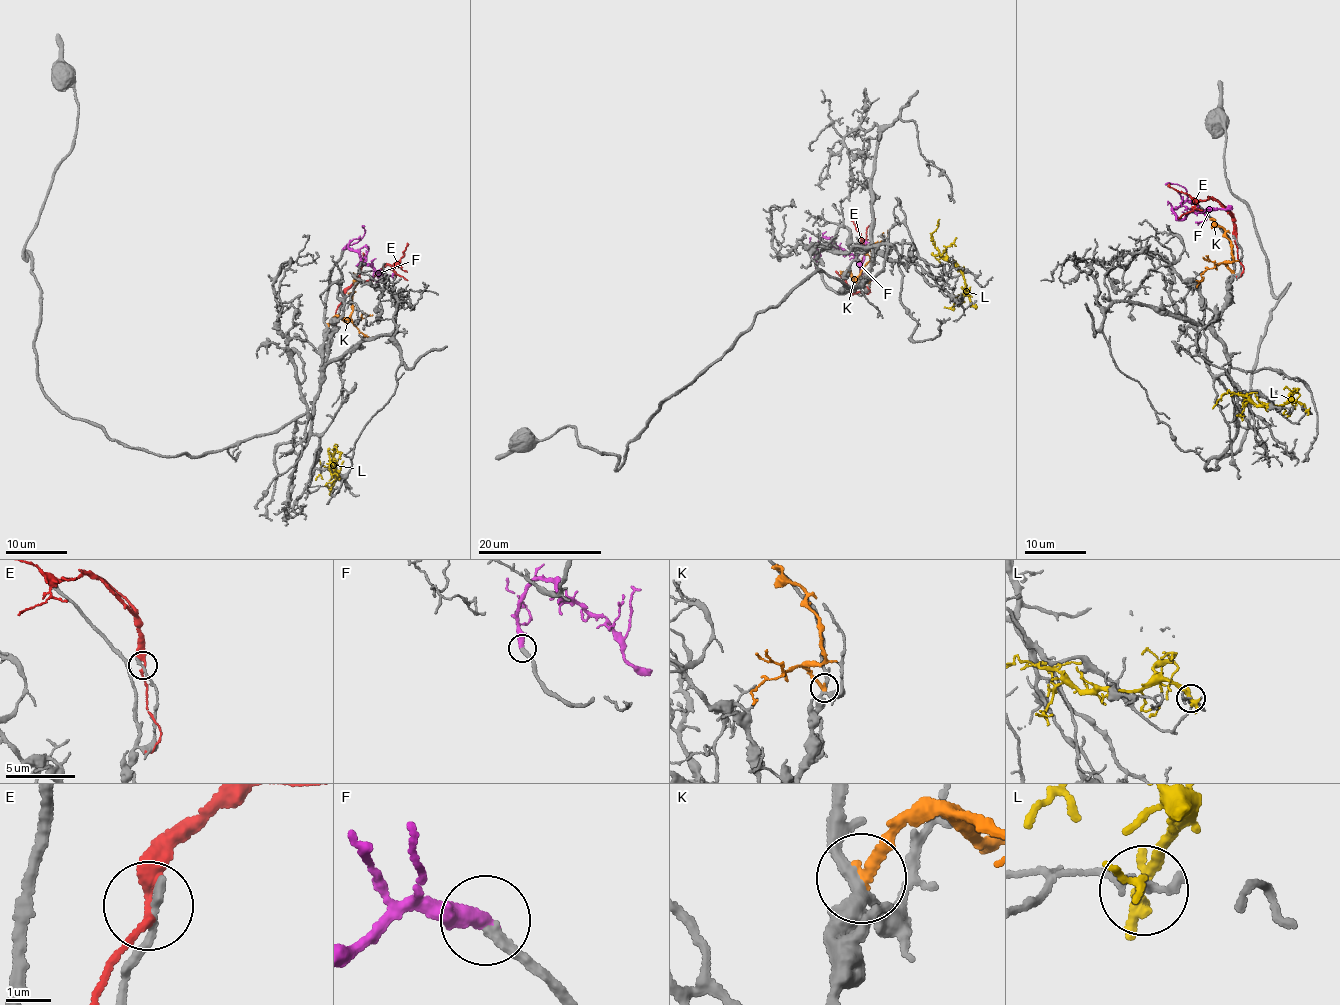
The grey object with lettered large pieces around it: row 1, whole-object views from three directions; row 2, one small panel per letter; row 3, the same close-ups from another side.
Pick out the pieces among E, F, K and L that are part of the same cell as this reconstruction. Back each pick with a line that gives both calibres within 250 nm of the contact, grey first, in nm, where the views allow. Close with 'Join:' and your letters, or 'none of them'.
F: 280 nm thick on the grey side, 400 nm on the other
Join: F

